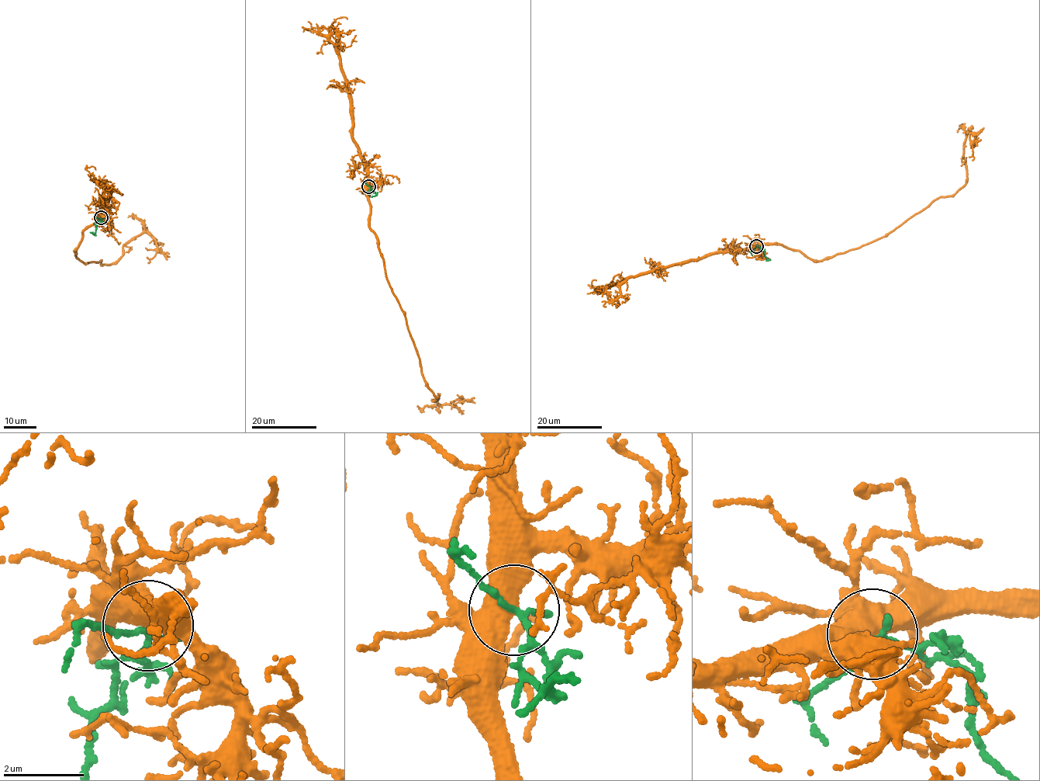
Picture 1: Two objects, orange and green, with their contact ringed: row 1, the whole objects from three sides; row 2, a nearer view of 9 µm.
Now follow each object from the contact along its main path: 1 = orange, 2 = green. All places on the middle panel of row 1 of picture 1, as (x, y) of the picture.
1: (368, 185), (369, 228), (404, 312), (423, 377), (437, 397), (432, 400), (443, 405), (461, 395)
2: (368, 185), (370, 191), (376, 194), (371, 197)

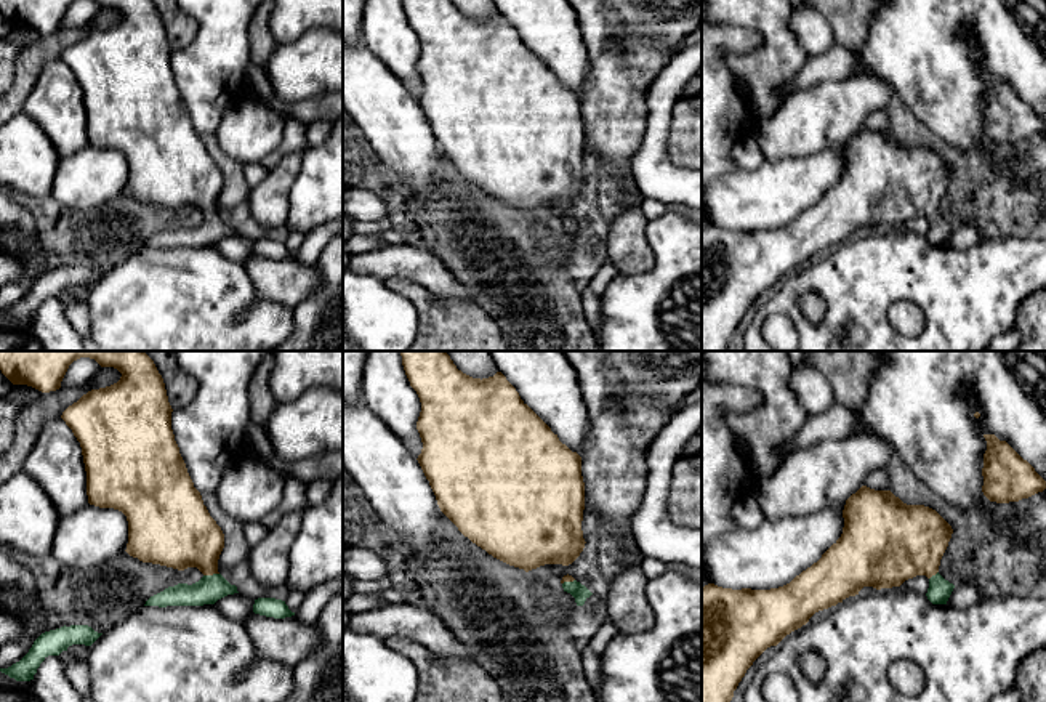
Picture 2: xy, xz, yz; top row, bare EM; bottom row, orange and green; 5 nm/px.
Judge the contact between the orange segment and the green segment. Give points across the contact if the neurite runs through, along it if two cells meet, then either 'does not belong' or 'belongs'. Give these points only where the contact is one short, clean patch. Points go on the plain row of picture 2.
runs through xy (181, 175), (205, 199), (210, 215), (210, 229); belongs

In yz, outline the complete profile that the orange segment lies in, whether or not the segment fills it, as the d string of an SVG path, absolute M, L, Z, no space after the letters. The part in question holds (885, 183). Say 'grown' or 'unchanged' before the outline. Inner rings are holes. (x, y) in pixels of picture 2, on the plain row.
grown | M862 127L846 141L843 159L841 178L817 204L783 228L702 228L702 351L724 351L746 311L767 288L777 287L787 276L806 266L815 253L859 236L863 228L892 229L926 216L927 240L932 245L947 245L955 226L939 215L939 207L953 170L935 151L907 146L891 131Z

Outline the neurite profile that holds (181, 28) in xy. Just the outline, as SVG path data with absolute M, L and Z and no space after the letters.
M178 0L152 2L163 19L171 50L186 46L197 34L197 21L179 6Z

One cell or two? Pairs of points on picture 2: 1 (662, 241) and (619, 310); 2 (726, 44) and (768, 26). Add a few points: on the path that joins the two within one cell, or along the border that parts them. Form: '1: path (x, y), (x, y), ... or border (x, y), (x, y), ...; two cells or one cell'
1: path (662, 258), (662, 268), (636, 294); one cell
2: border (718, 23), (755, 29), (763, 40); two cells

